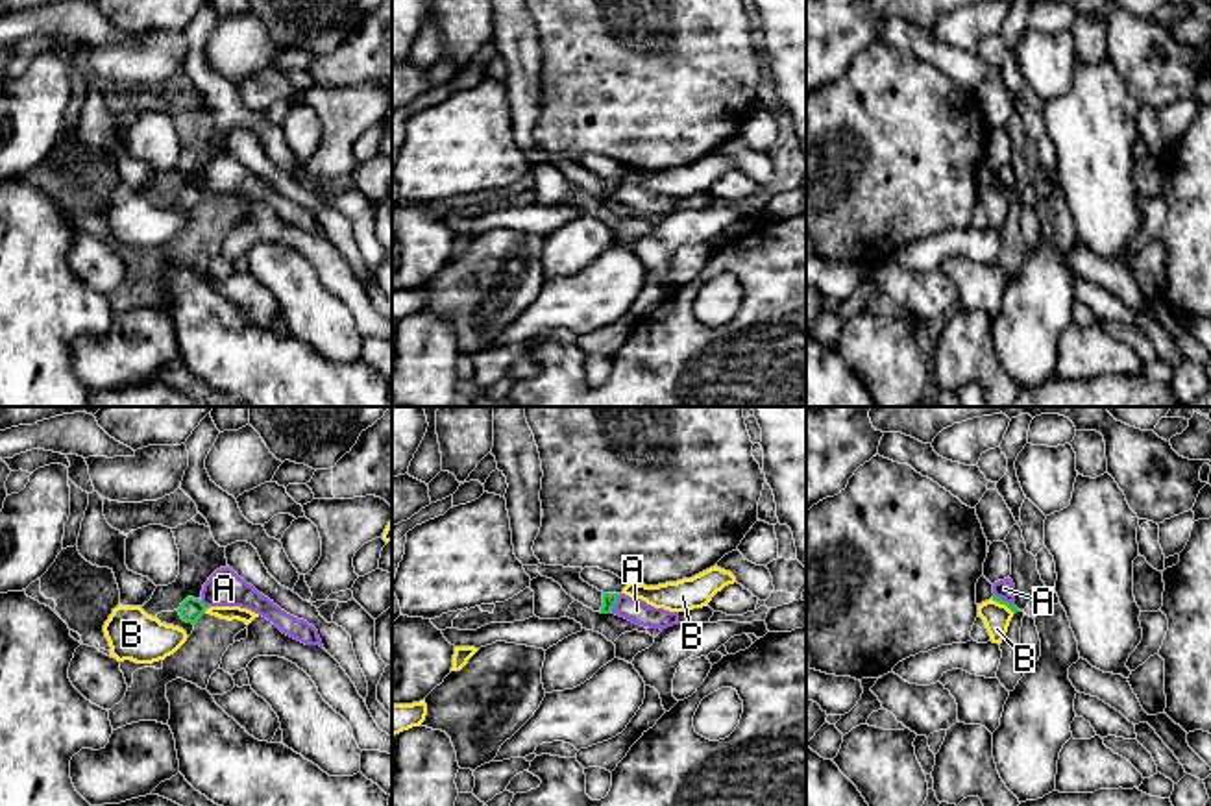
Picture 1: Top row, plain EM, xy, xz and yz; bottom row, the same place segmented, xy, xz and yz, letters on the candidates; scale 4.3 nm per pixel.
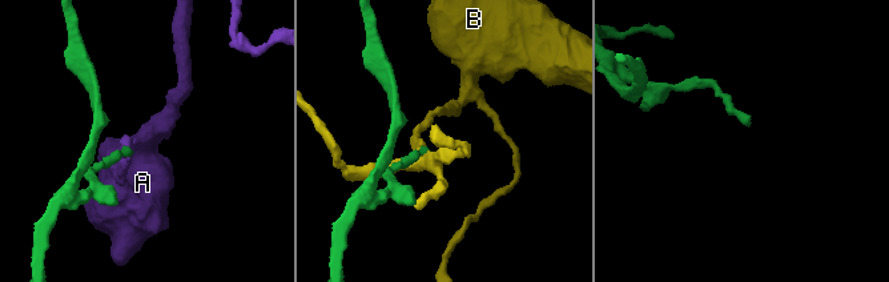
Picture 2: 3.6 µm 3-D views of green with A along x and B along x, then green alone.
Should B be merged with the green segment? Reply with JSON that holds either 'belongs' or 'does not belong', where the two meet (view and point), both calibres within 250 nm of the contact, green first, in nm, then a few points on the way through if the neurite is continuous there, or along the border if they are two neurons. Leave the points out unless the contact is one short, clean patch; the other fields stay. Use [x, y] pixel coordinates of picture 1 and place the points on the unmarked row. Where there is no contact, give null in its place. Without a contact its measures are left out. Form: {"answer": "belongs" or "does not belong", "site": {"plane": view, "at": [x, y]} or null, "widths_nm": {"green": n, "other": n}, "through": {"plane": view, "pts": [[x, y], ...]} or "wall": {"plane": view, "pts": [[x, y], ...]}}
{"answer": "does not belong", "site": {"plane": "xy", "at": [206, 195]}, "widths_nm": {"green": 100, "other": 60}, "wall": {"plane": "xy", "pts": [[207, 195], [204, 198]]}}

